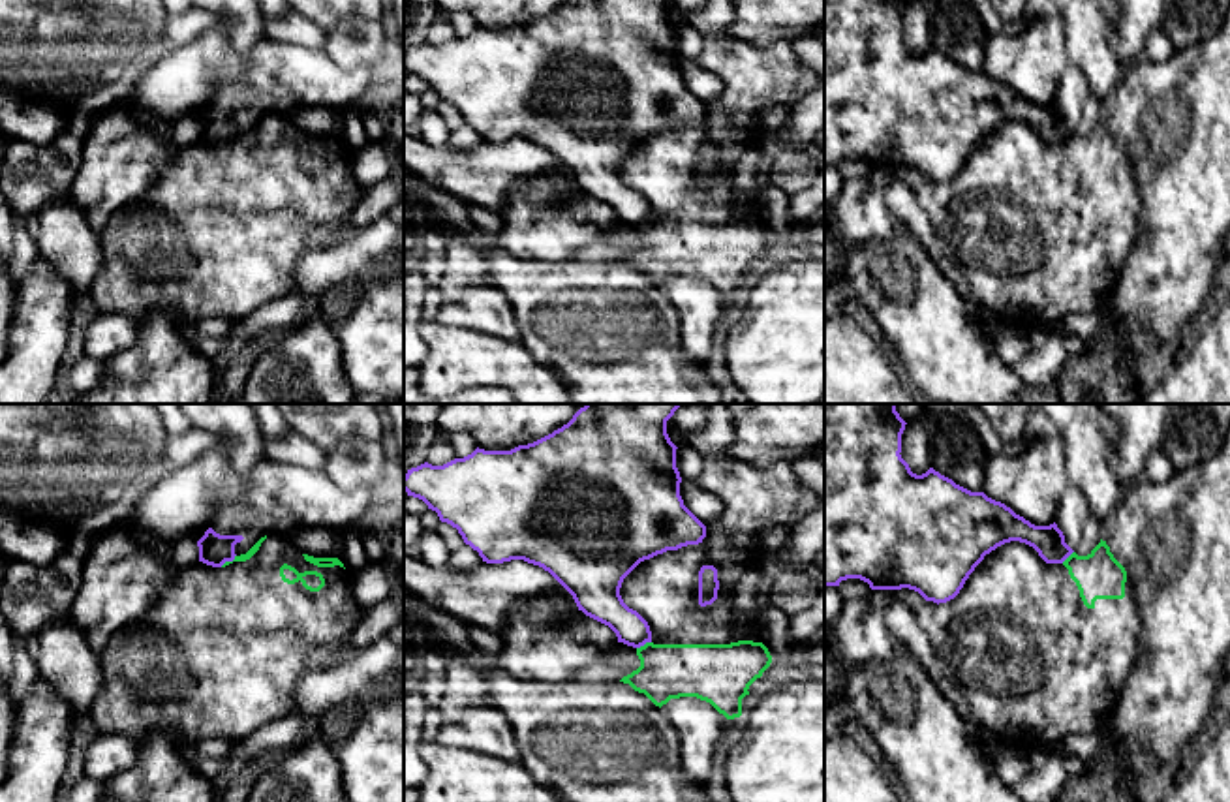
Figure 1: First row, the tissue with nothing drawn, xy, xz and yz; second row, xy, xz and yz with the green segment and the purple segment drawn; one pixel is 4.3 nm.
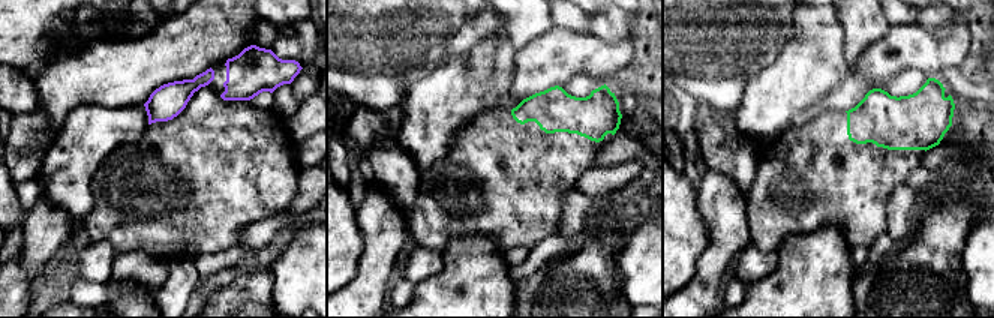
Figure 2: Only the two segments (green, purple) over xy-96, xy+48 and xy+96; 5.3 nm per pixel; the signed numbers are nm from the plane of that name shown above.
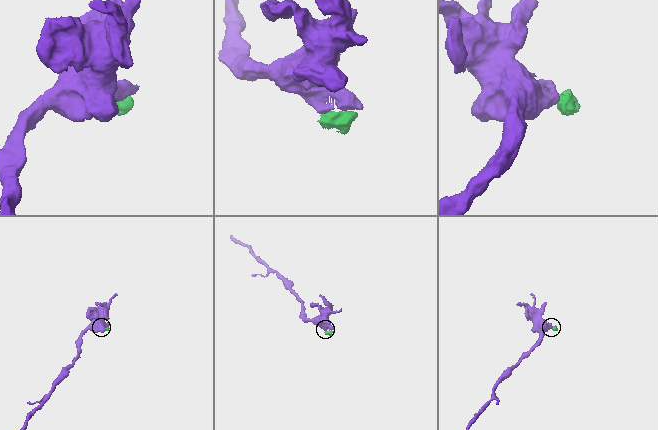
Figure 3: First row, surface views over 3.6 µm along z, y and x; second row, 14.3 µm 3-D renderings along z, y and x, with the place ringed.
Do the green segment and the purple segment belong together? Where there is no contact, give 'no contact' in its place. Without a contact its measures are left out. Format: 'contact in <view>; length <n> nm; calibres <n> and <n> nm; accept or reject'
contact in xy; length 90 nm; calibres 40 and 140 nm; reject

